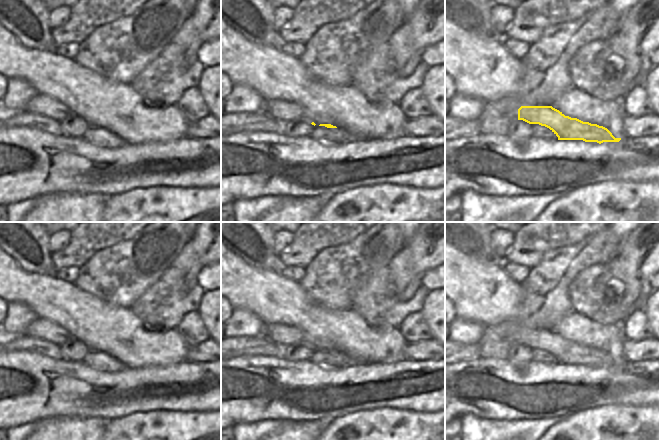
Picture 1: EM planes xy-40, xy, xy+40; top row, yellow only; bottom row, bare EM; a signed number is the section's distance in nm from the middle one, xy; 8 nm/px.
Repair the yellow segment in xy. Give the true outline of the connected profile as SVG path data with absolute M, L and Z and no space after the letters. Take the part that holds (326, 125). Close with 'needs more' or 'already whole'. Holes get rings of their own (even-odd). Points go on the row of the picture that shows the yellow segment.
M264 100L264 107L261 112L275 120L281 120L283 122L289 120L303 120L310 122L314 126L319 125L327 128L337 128L330 124L329 118L315 114L299 104L285 100Z; needs more

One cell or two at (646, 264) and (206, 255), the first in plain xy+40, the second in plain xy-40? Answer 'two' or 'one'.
one

